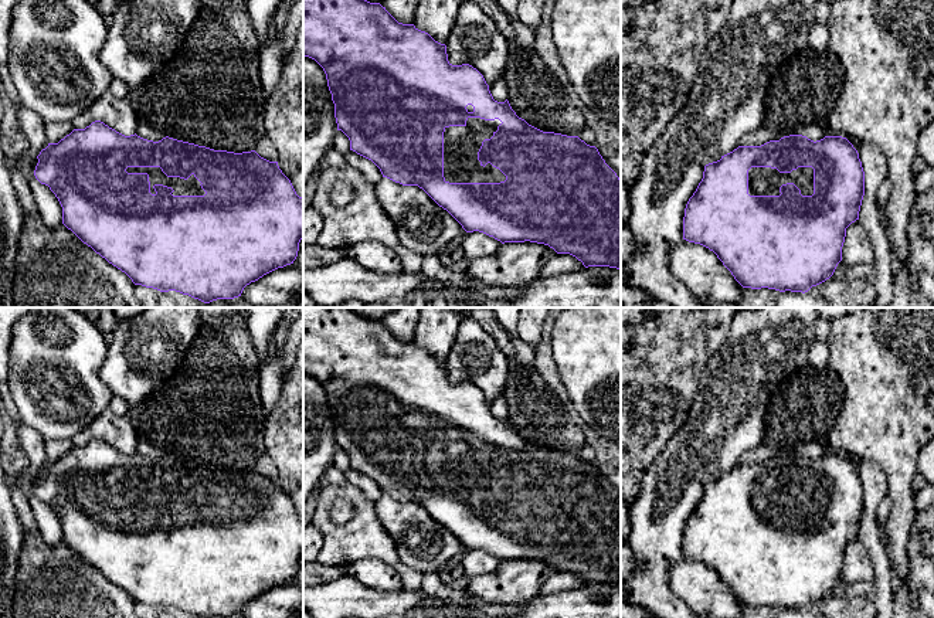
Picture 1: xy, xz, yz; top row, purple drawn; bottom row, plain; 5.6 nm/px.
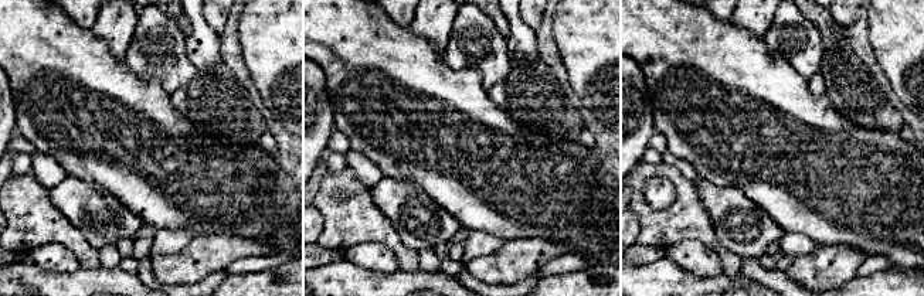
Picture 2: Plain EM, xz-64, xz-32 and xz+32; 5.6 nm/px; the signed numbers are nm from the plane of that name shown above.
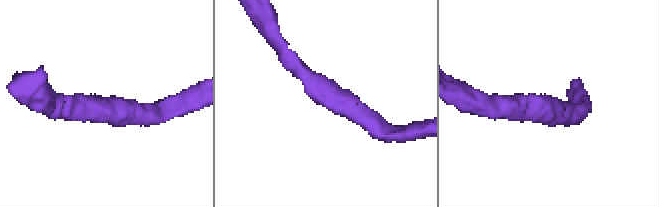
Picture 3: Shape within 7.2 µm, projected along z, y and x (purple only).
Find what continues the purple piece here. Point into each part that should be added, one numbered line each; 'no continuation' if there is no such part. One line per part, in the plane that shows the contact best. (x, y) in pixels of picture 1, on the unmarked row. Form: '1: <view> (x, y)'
1: xz (461, 461)

